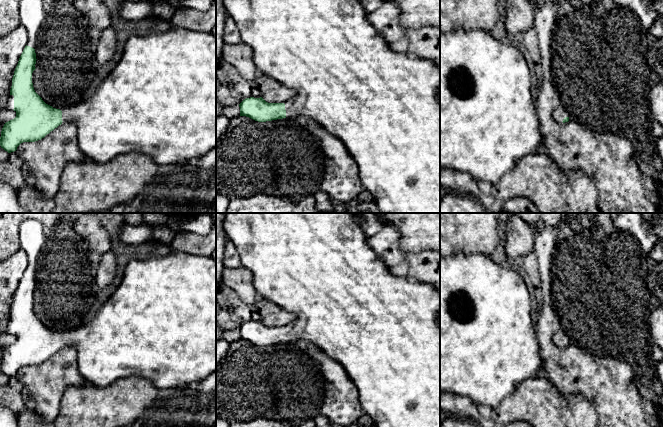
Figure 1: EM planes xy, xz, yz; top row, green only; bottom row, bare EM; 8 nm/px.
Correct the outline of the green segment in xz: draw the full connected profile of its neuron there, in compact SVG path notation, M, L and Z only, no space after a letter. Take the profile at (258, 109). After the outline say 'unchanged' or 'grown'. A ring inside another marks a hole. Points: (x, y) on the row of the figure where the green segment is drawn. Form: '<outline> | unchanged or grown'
M223 0L235 22L242 43L253 50L258 71L269 75L286 87L296 90L296 96L284 103L268 103L262 97L246 98L240 104L240 116L258 122L305 116L315 120L328 133L338 138L347 148L359 168L360 180L371 193L382 213L440 213L440 68L431 60L394 52L367 19L361 0Z | grown

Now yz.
M559 106L556 110L554 110L553 118L557 122L565 123L569 121L568 114L566 113L565 109L562 106Z | grown

